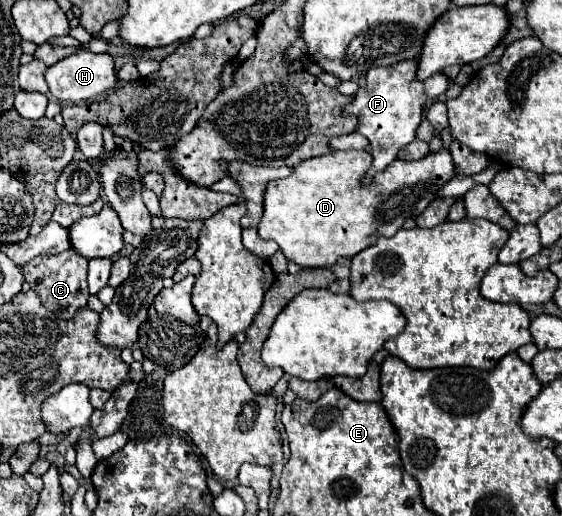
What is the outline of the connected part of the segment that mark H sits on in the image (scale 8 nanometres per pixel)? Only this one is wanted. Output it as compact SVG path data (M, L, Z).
M80 50L76 54L70 54L66 58L62 58L60 62L52 64L46 68L46 84L50 88L50 94L60 100L60 102L68 102L68 104L80 104L82 100L94 100L104 92L110 92L118 78L116 78L116 68L114 68L114 58L110 54L94 54L90 50Z

